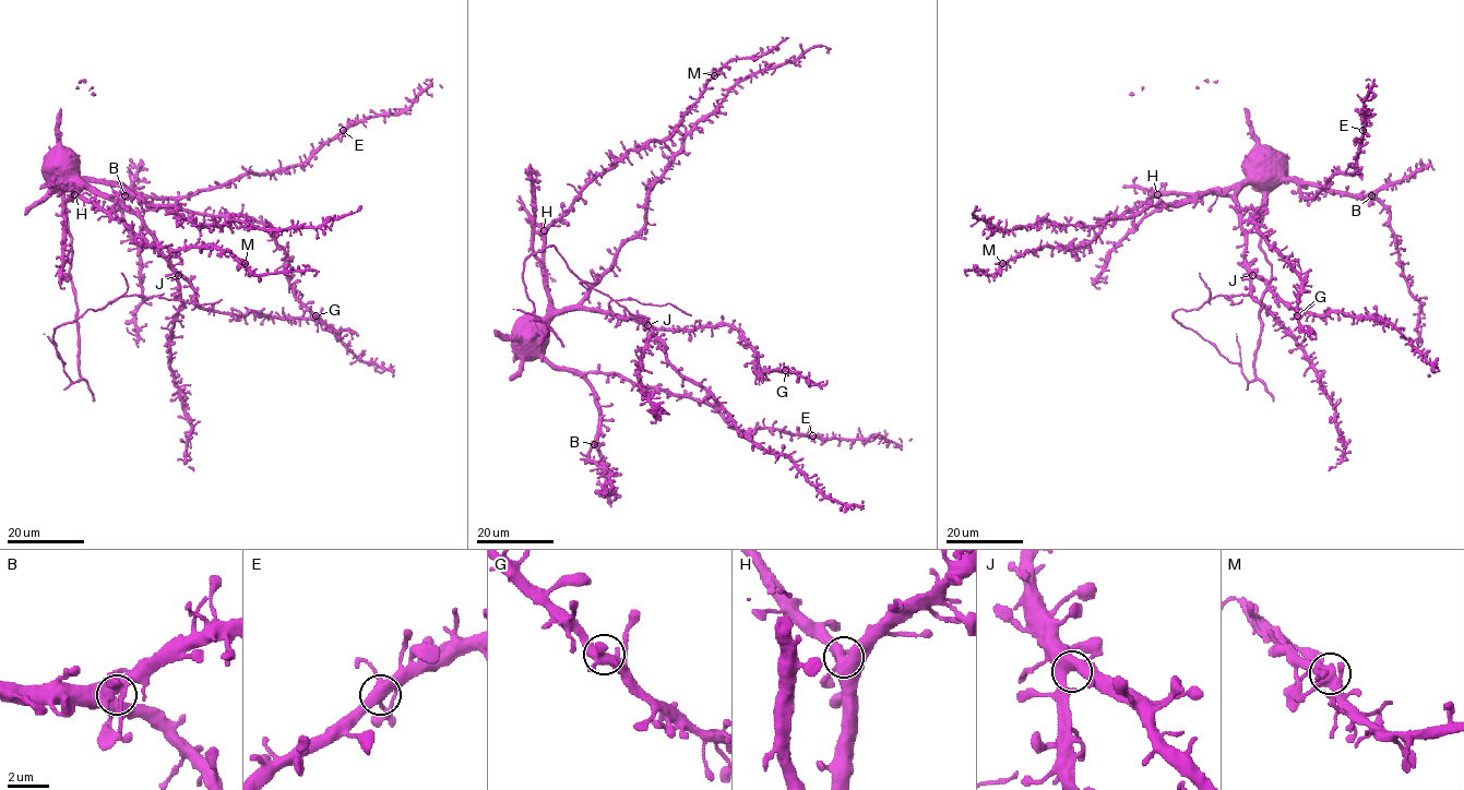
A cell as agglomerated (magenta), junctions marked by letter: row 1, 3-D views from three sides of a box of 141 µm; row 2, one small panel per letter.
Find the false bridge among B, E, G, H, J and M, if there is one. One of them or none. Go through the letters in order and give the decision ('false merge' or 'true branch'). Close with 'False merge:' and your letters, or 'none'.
B: true branch
E: true branch
G: true branch
H: true branch
J: true branch
M: true branch
False merge: none

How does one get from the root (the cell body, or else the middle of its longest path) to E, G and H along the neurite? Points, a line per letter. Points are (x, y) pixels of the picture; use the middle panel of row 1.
E: (520, 326), (512, 334), (513, 344), (558, 367), (615, 374), (703, 401), (745, 431), (777, 428), (812, 435)
G: (520, 326), (519, 319), (575, 310), (657, 327), (733, 325), (753, 348), (759, 374), (785, 370)
H: (520, 326), (516, 327), (519, 319), (542, 319), (547, 313), (544, 230)

